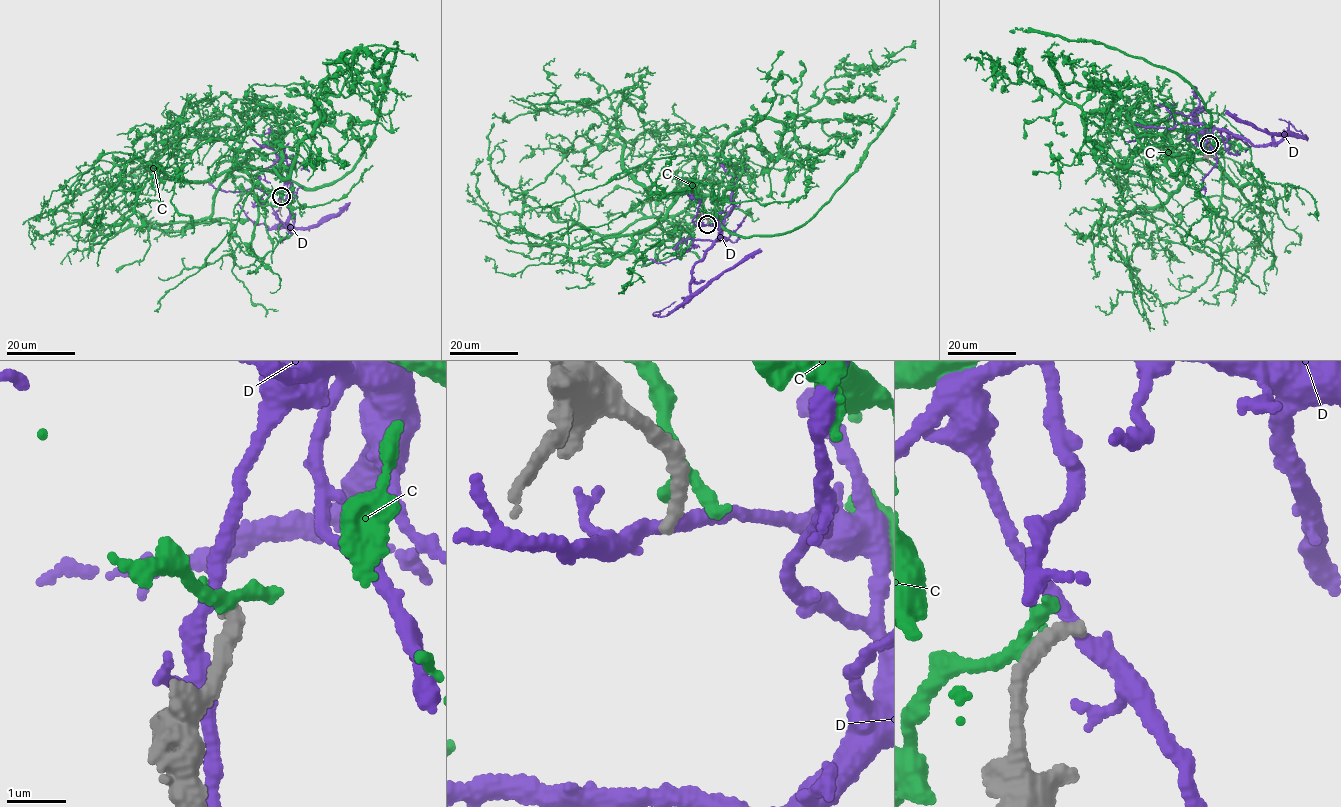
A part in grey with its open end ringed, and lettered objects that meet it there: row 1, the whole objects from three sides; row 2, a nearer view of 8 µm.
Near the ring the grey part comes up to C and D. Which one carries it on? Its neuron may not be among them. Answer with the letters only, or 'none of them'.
none of them

